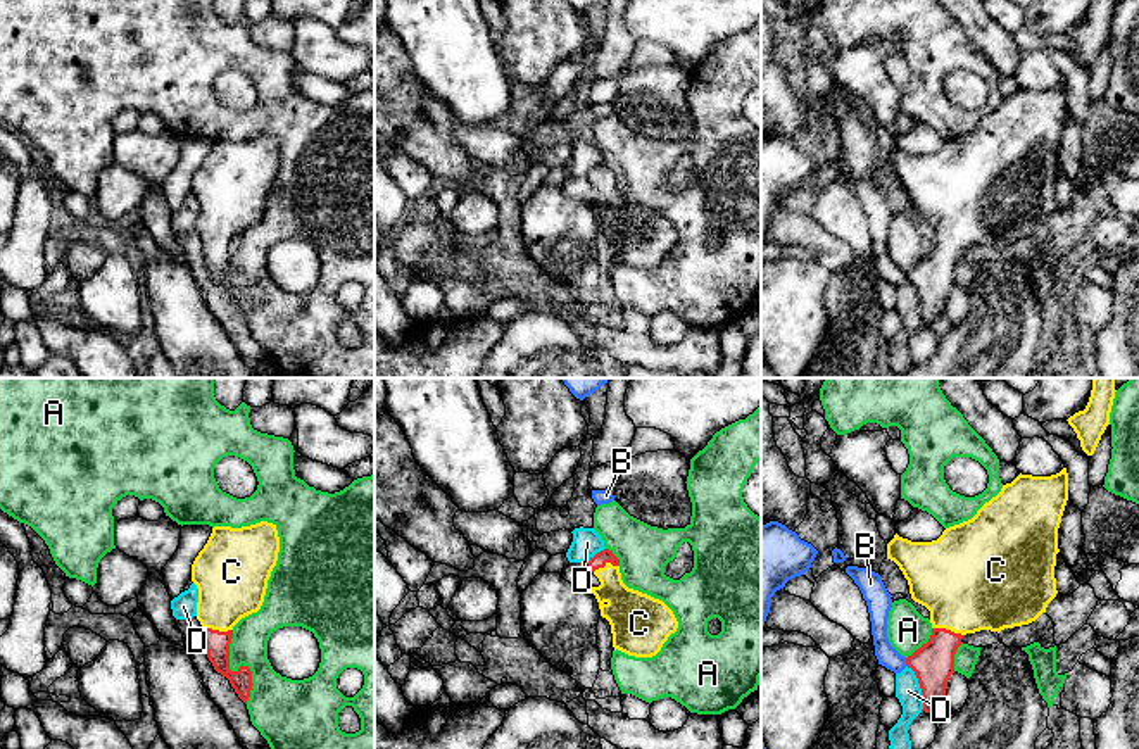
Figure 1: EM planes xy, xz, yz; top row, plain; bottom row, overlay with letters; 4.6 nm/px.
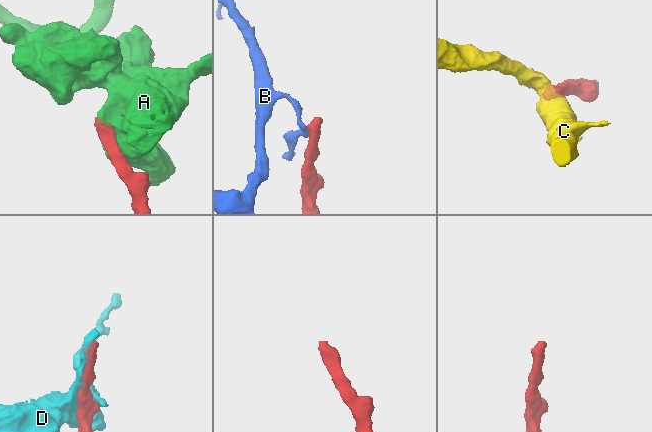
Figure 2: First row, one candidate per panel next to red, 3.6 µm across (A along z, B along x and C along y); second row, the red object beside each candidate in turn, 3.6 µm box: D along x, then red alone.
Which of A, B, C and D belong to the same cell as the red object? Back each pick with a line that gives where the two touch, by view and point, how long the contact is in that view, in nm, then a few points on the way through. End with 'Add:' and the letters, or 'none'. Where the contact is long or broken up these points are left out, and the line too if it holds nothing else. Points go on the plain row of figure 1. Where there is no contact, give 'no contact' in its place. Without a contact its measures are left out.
C: contact yz (948, 244); length 150 nm; way yz (932, 276), (948, 244), (962, 206), (970, 195)
Add: C

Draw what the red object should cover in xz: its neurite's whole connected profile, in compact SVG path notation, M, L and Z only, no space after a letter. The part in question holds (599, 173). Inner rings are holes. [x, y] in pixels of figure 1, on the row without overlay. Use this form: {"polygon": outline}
{"polygon": "M613 164L597 166L587 178L601 195L590 204L599 216L601 230L611 238L614 264L635 271L656 269L678 242L673 224L663 214L628 202Z"}

